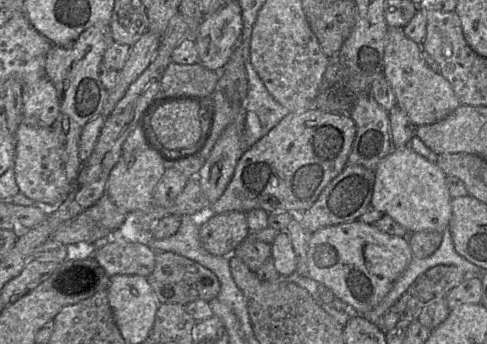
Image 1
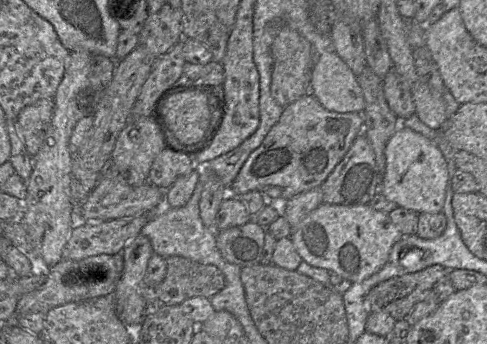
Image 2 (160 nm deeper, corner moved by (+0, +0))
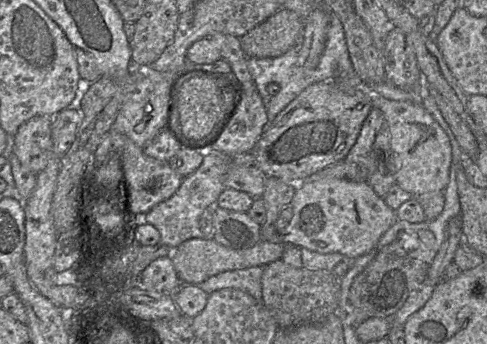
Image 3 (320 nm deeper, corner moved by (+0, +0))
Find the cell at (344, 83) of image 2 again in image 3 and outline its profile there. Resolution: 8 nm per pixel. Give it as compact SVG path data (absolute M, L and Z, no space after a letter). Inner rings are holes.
M368 91L372 107L378 108L384 115L384 120L389 130L390 147L395 156L397 172L395 184L413 197L425 193L443 192L449 181L452 153L448 136L436 120L424 109L422 105L409 101L389 100L376 91Z

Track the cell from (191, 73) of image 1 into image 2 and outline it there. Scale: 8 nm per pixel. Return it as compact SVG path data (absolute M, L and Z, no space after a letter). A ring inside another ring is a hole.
M211 60L207 64L185 62L180 78L172 86L203 88L208 86L222 87L224 69L221 63Z

